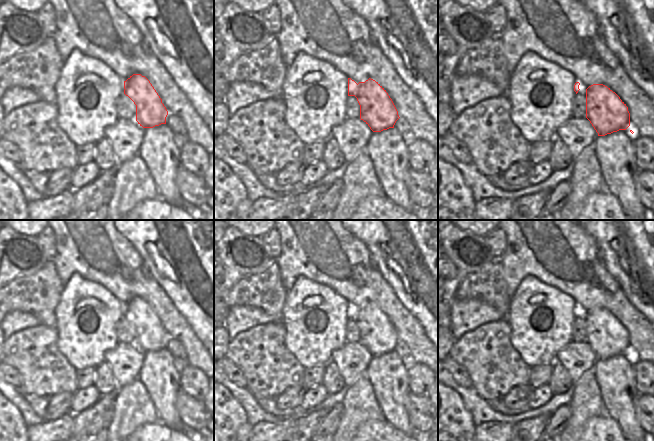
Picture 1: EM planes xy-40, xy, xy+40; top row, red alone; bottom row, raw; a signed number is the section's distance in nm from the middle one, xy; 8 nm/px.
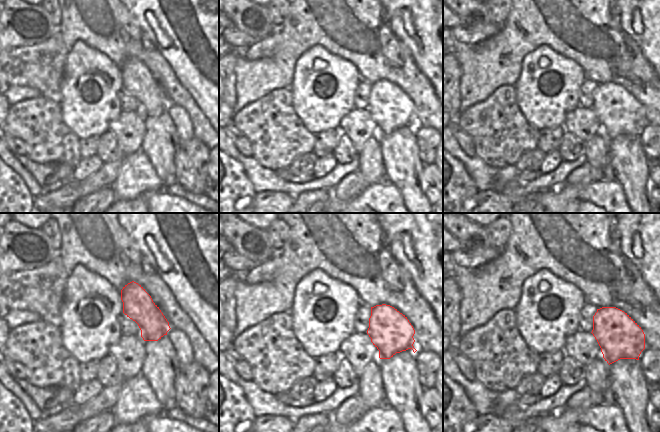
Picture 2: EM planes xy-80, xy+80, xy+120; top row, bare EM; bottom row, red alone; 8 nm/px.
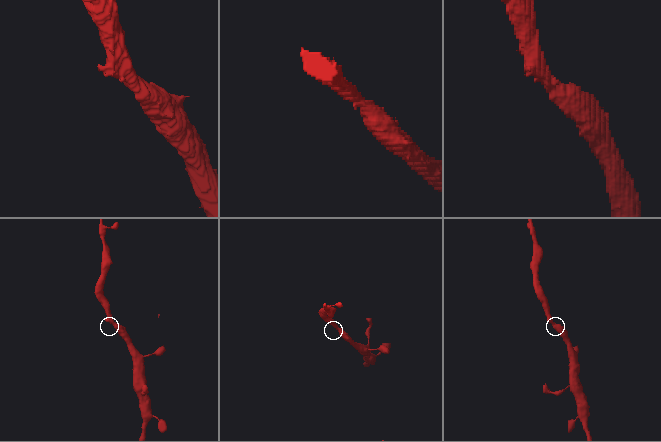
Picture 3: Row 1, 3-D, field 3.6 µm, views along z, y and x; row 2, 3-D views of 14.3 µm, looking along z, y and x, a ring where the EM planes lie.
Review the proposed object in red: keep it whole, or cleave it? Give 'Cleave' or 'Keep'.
Keep.

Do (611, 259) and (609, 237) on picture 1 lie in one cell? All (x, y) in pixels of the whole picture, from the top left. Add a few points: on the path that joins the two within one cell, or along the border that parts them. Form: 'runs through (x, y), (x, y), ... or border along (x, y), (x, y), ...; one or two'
runs through (611, 254), (611, 250), (606, 242); one

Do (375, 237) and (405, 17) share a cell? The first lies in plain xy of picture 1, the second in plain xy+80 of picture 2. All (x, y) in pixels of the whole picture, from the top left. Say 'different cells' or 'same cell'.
same cell

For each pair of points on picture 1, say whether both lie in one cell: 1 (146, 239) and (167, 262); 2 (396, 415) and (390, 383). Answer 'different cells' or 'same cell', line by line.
1: same cell
2: same cell

